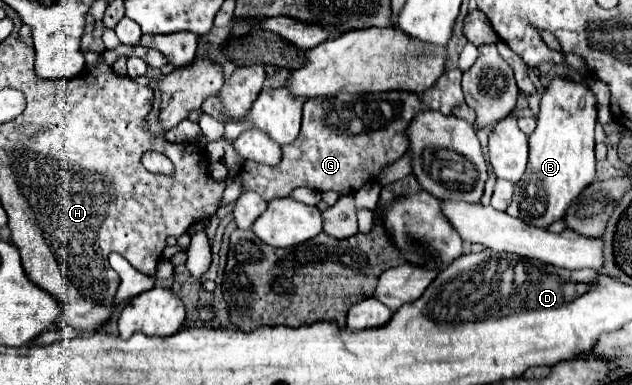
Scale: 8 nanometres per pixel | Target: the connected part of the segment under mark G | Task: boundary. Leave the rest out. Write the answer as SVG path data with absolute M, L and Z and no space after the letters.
M447 70L441 78L423 92L379 92L379 94L337 94L335 98L311 98L303 106L303 124L301 134L291 146L283 146L283 158L277 166L257 166L255 172L255 192L263 198L277 198L287 196L293 188L305 186L315 192L333 190L339 196L355 194L363 184L373 182L381 176L381 172L399 160L405 150L409 148L407 128L411 120L423 110L439 110L445 116L453 114L453 108L461 106L463 92L461 92L461 70Z

